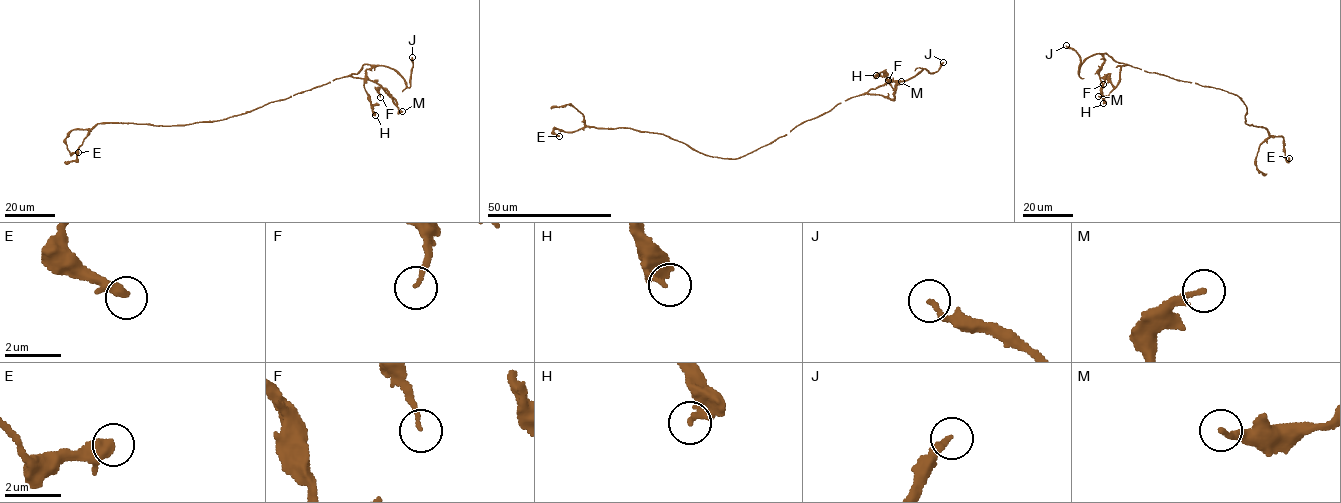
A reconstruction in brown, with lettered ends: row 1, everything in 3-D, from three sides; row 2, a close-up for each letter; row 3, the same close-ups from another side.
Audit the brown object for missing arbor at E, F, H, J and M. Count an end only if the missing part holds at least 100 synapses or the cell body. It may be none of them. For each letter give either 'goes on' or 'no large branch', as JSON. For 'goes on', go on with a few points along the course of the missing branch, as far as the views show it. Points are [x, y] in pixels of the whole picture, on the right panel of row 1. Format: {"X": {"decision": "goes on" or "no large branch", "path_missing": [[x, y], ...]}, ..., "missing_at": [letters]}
{"E": {"decision": "no large branch"}, "F": {"decision": "no large branch"}, "H": {"decision": "no large branch"}, "J": {"decision": "no large branch"}, "M": {"decision": "no large branch"}, "missing_at": []}

